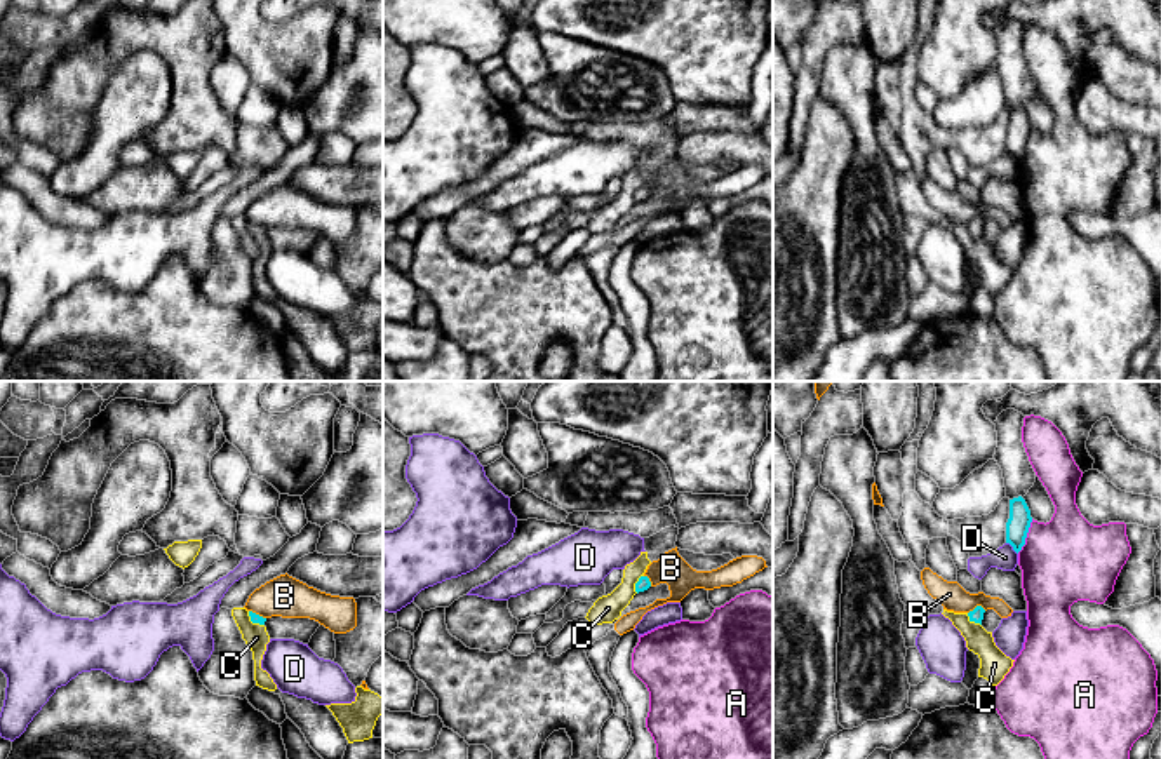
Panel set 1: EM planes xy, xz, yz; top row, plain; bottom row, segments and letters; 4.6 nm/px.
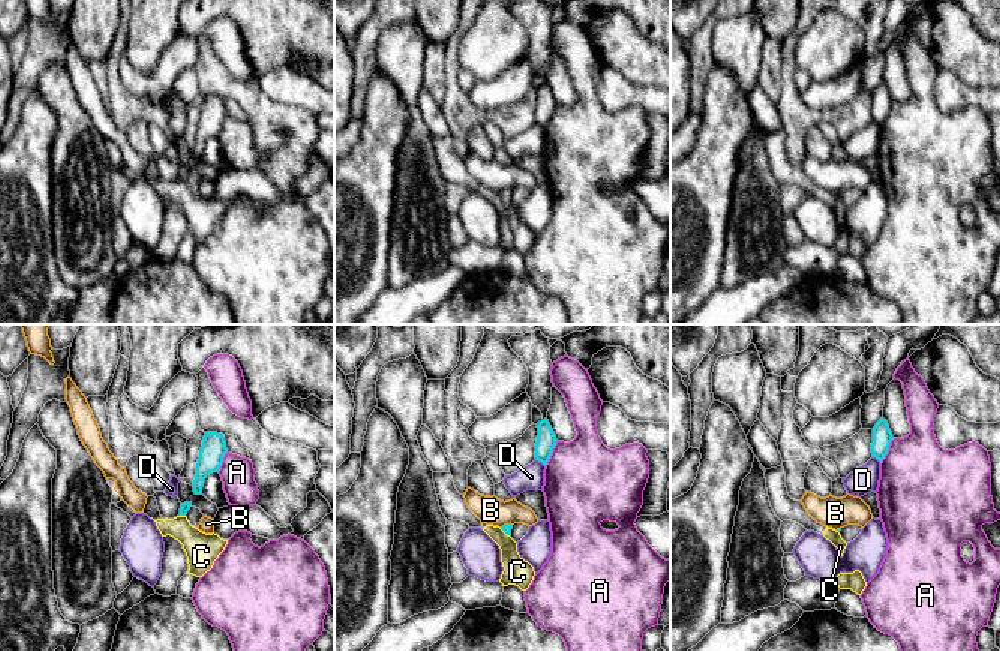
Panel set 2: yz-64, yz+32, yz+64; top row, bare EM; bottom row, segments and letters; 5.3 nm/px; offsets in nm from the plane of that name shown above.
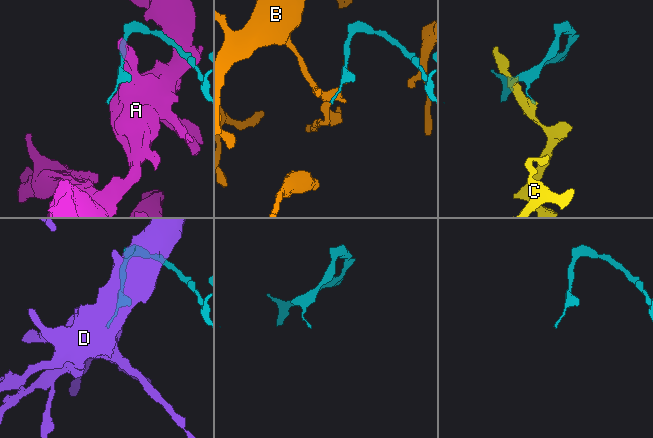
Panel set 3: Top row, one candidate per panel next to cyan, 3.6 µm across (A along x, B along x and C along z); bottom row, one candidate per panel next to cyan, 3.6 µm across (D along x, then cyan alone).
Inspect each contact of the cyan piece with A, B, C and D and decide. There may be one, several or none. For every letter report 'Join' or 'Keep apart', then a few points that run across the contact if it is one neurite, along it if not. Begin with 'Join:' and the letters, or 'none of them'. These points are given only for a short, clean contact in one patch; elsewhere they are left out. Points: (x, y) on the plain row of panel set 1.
Join: none of them
A: Keep apart
B: Keep apart. Line: yz (986, 220), (977, 216), (968, 223)
C: Keep apart. Line: xz (643, 185), (636, 194), (636, 202)
D: Keep apart. Line: yz (1006, 152), (1017, 164)

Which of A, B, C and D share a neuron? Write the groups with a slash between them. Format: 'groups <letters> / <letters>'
groups A / B / C / D

